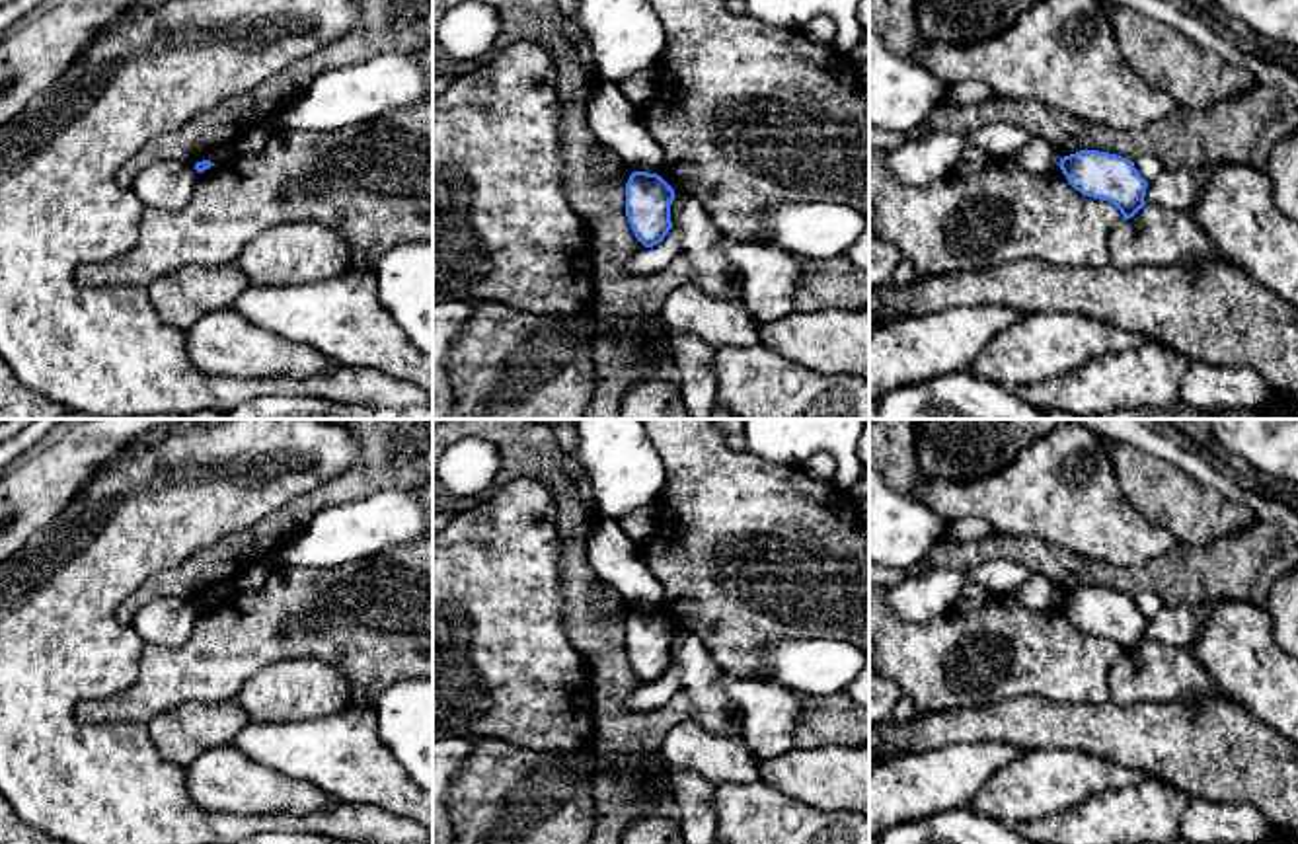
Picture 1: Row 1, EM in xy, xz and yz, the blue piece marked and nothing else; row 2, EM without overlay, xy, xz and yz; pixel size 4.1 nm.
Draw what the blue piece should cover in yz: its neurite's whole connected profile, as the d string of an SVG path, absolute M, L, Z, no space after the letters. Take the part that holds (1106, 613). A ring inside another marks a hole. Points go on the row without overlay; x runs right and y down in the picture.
M1080 587L1060 595L1060 606L1068 620L1082 632L1115 641L1123 657L1132 655L1144 641L1148 618L1134 598L1099 587Z

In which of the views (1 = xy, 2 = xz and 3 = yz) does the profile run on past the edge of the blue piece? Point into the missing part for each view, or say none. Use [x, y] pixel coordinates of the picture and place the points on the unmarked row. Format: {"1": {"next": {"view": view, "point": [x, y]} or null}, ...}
{"1": {"next": null}, "2": {"next": null}, "3": {"next": null}}

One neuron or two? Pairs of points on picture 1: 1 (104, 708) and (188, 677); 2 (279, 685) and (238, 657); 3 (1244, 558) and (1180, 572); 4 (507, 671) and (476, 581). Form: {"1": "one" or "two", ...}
{"1": "one", "2": "two", "3": "one", "4": "one"}

